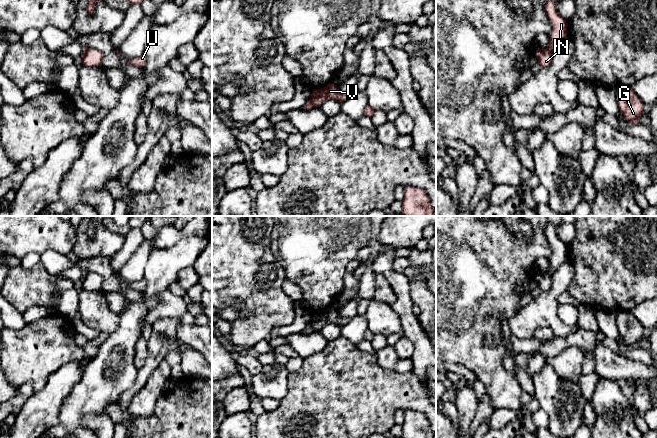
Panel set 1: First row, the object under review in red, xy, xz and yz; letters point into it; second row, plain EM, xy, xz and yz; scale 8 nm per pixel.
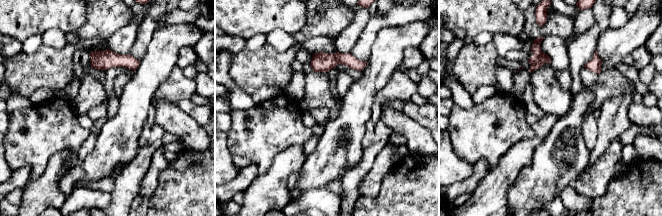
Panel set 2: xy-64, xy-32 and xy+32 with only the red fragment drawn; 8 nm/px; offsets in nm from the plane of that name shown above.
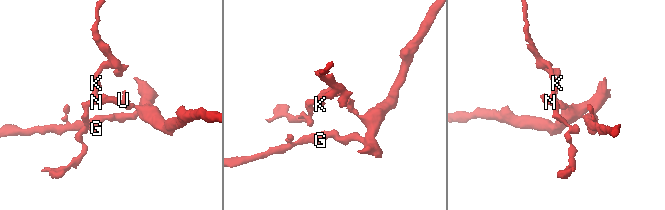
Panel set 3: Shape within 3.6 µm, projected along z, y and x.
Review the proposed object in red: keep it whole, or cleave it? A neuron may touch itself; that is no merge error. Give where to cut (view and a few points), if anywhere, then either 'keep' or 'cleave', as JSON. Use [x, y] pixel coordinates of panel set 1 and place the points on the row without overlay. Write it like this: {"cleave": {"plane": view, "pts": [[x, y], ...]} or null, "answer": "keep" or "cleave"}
{"cleave": {"plane": "xz", "pts": [[309, 324], [314, 330]]}, "answer": "cleave"}

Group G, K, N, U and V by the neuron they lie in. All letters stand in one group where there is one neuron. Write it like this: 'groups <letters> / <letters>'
groups G N U V / K

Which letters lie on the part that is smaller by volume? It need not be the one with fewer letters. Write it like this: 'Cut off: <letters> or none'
Cut off: K

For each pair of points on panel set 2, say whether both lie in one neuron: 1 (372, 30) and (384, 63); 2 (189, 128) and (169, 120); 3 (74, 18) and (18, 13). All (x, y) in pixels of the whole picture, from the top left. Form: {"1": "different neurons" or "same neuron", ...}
{"1": "different neurons", "2": "same neuron", "3": "same neuron"}

